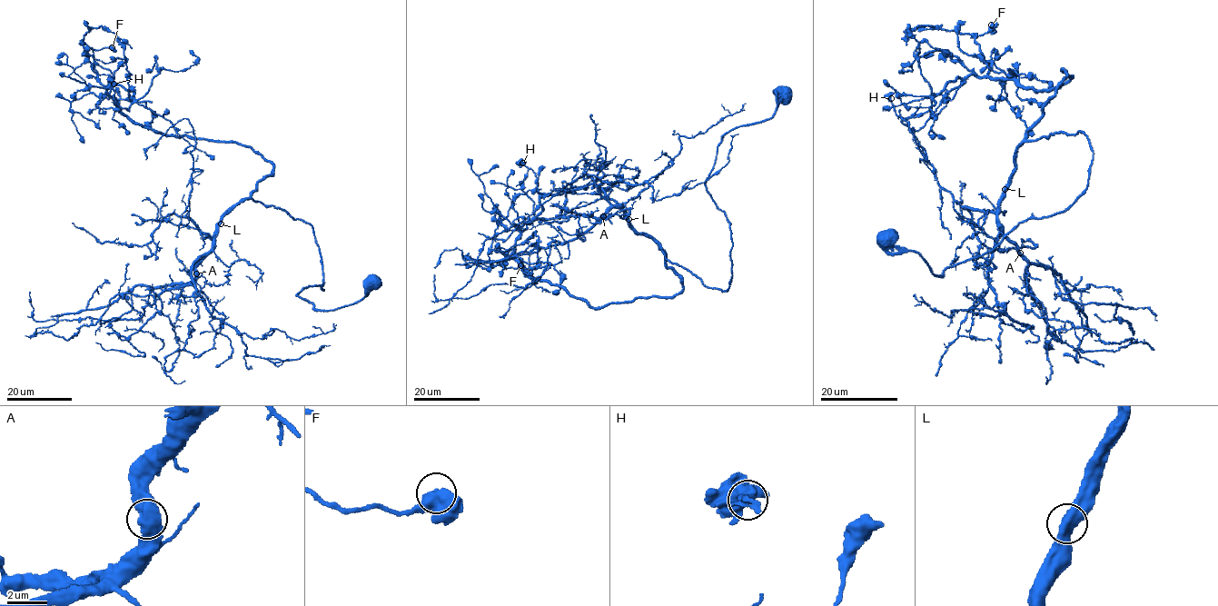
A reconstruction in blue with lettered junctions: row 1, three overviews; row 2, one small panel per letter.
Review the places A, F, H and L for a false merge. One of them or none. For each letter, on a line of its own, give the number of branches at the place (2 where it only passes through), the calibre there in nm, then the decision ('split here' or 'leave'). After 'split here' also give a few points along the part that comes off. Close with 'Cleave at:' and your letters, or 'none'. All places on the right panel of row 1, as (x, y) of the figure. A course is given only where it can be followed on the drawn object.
A: branches 2; calibre 600 nm; leave
F: branches 2; calibre 600 nm; leave
H: branches 2; calibre 600 nm; leave
L: branches 2; calibre 650 nm; leave
Cleave at: none

